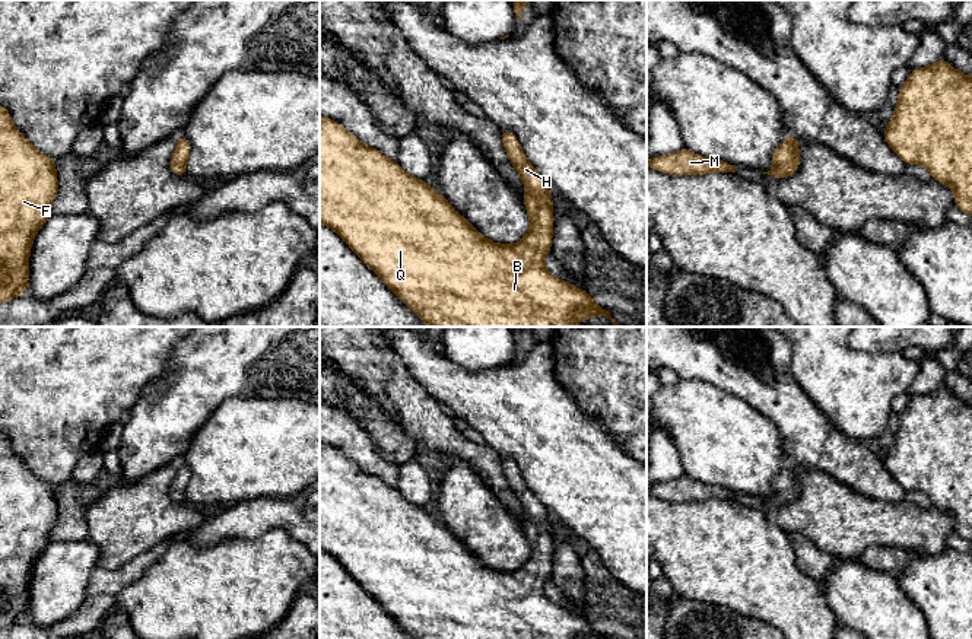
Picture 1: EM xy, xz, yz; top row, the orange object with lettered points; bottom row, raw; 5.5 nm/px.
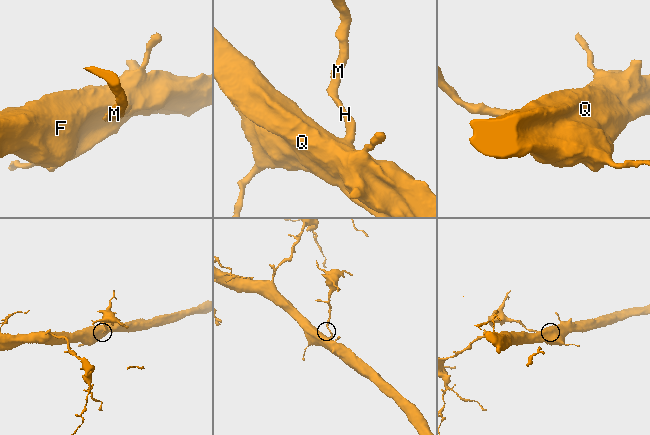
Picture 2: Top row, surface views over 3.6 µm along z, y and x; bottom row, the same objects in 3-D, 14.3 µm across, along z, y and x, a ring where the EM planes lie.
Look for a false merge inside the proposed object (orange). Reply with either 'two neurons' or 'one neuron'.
one neuron

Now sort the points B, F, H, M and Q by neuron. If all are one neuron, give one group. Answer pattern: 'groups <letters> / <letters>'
groups B F H M Q

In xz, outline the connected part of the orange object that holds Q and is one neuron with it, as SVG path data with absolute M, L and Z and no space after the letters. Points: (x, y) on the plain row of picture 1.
M320 442L320 550L331 554L413 639L609 639L587 617L550 601L543 588L552 575L553 524L549 509L525 484L514 460L501 455L501 465L524 512L530 557L517 570L493 570L483 565L445 524L423 506L410 503L398 489L365 473L339 449Z

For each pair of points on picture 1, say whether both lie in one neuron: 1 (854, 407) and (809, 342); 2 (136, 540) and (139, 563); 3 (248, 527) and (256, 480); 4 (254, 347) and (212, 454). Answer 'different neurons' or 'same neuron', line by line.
1: same neuron
2: different neurons
3: different neurons
4: different neurons

